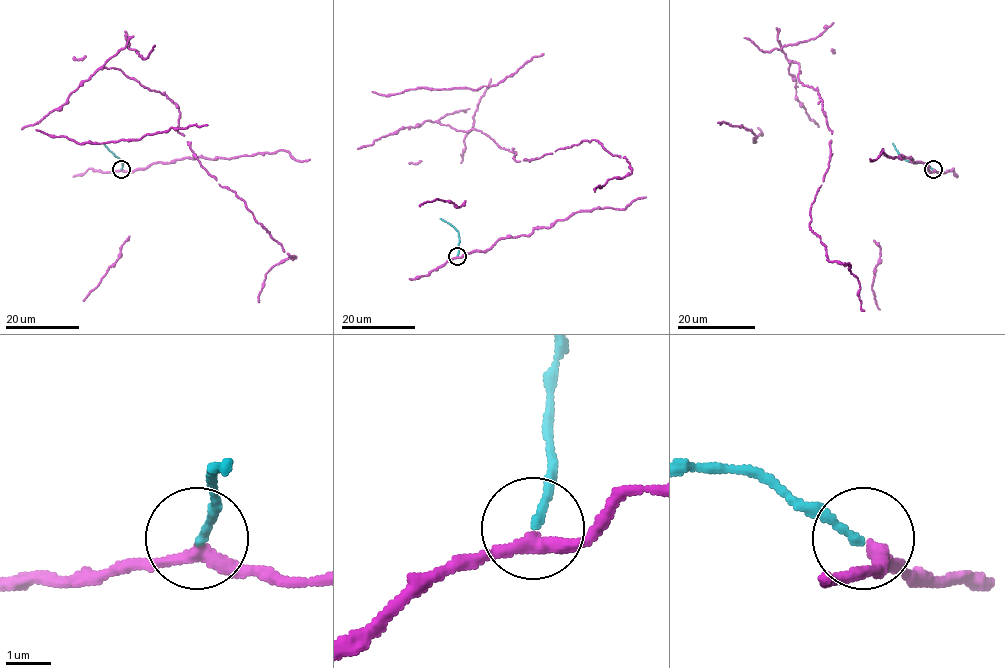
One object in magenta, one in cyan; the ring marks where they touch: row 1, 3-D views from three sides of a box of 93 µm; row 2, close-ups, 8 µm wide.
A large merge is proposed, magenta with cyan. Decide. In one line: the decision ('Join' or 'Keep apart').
Join

